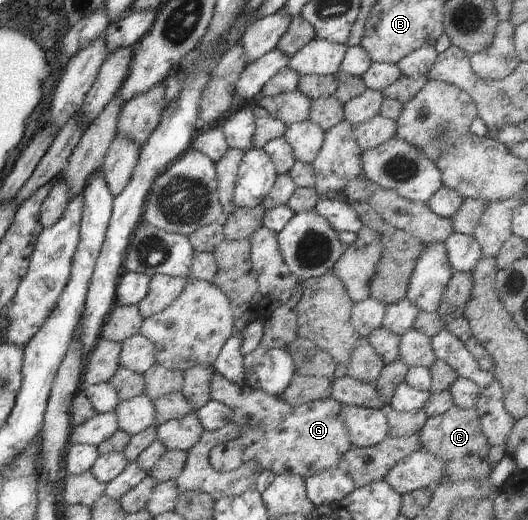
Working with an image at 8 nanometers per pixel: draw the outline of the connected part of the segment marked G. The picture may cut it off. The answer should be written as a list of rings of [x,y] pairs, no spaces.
[[[216,370],[211,376],[210,390],[212,401],[220,401],[234,411],[232,422],[241,430],[240,437],[221,443],[210,451],[209,461],[214,470],[228,472],[237,469],[244,463],[256,461],[264,469],[271,470],[276,476],[292,473],[293,475],[300,475],[302,478],[308,478],[321,470],[336,467],[340,457],[345,452],[349,452],[352,447],[348,429],[341,415],[341,404],[332,397],[293,407],[280,397],[269,395],[263,390],[252,388],[250,385],[240,386],[233,383]]]

